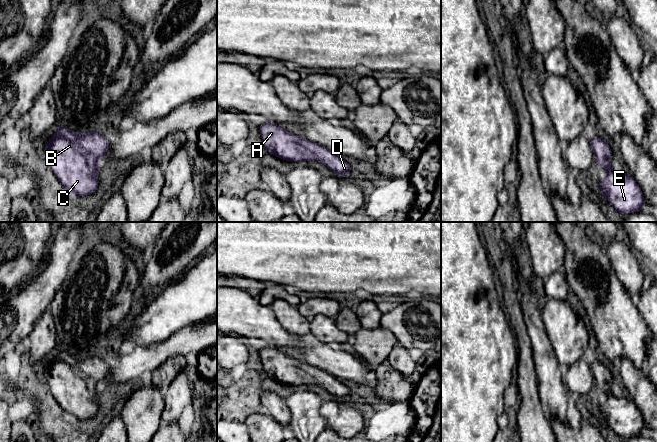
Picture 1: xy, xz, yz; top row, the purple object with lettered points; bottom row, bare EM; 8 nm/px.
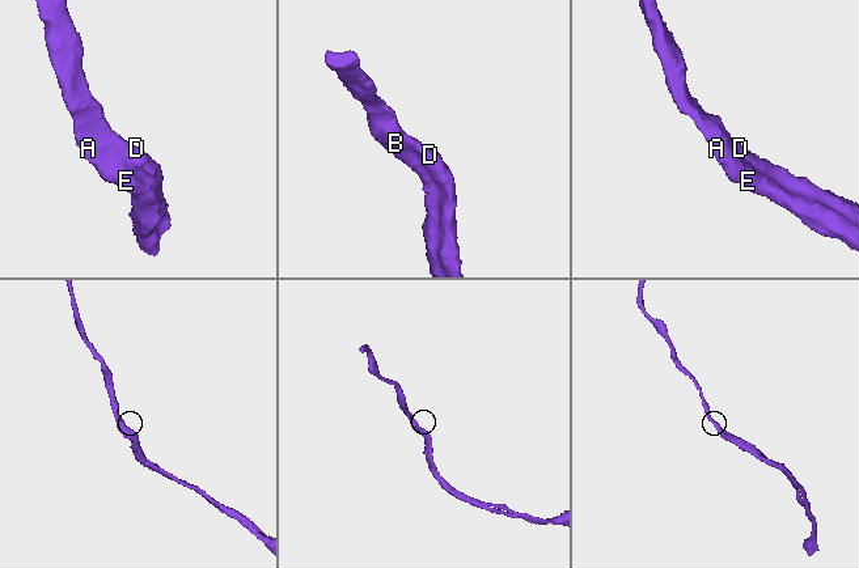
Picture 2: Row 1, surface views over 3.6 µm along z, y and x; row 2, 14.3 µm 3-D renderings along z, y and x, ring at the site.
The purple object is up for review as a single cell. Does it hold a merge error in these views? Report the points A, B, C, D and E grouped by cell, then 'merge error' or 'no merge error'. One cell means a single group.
A B C D E | no merge error

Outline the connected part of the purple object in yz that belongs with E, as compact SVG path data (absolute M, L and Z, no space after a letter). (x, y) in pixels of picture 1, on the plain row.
M596 361L590 364L590 368L594 376L596 390L604 391L607 396L604 403L599 403L599 411L604 424L609 425L622 439L642 435L647 428L641 412L632 401L612 392L609 386L612 374L606 363Z

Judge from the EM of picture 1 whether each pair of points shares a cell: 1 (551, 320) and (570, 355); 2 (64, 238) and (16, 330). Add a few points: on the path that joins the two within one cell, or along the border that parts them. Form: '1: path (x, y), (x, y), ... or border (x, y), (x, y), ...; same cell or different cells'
1: path (560, 329), (569, 338), (569, 346); same cell
2: path (57, 261), (51, 275), (36, 296), (25, 307); same cell

